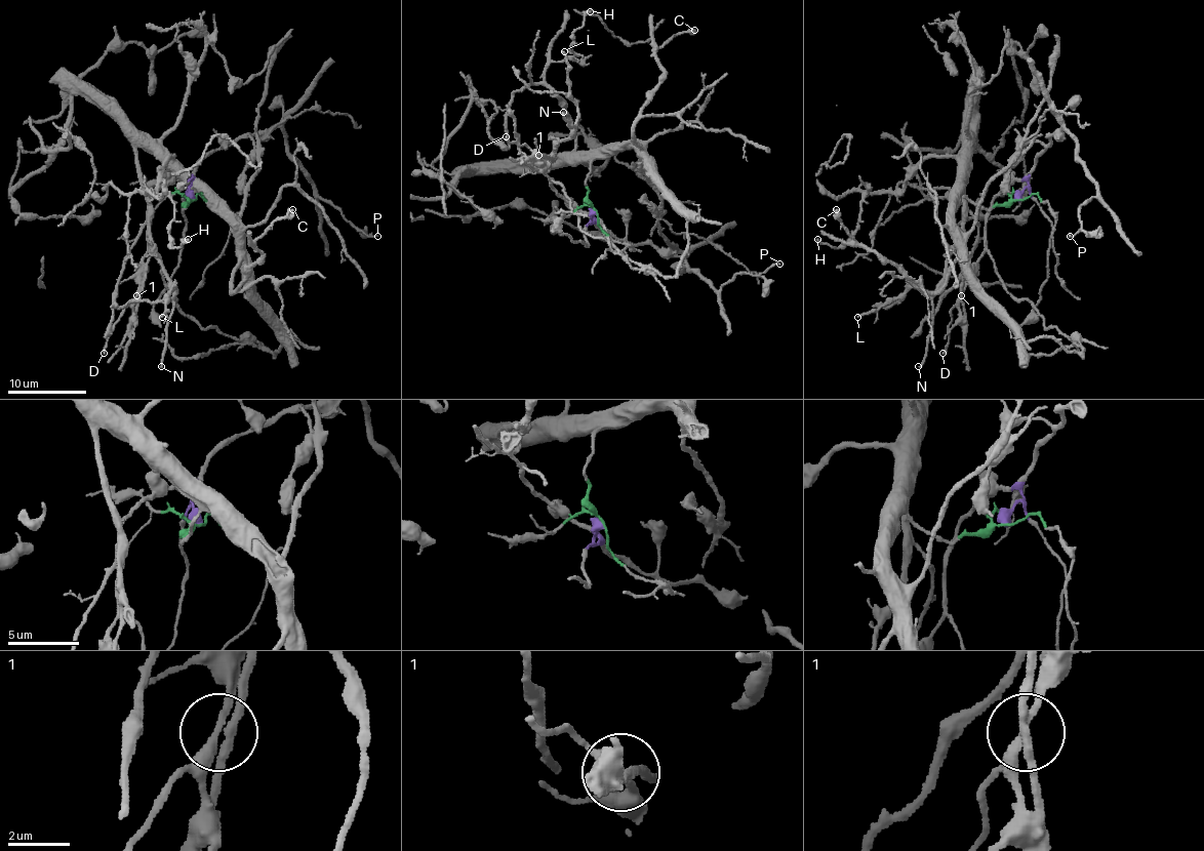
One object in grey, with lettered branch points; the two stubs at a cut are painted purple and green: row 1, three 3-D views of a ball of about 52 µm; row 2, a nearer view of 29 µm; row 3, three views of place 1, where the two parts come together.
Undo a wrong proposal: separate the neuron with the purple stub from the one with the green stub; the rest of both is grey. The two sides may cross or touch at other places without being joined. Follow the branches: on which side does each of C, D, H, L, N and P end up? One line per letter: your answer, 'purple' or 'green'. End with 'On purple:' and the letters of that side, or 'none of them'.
C: green
D: purple
H: green
L: green
N: green
P: purple
On purple: D, P

